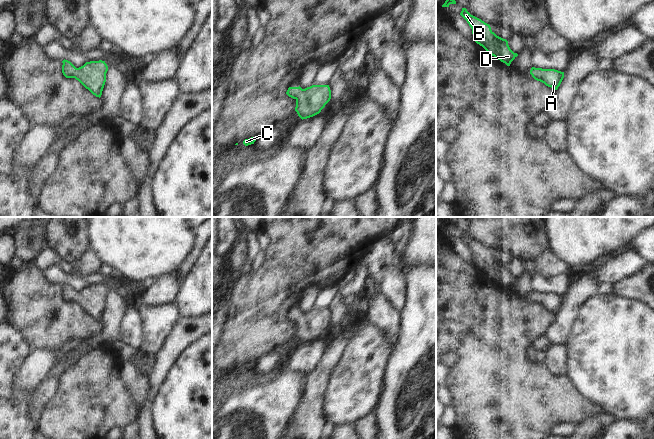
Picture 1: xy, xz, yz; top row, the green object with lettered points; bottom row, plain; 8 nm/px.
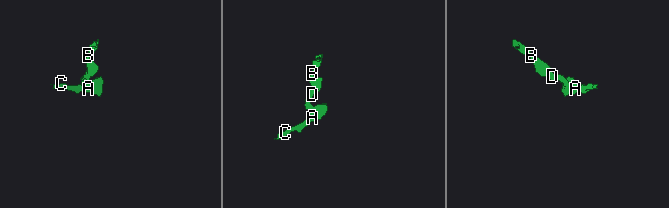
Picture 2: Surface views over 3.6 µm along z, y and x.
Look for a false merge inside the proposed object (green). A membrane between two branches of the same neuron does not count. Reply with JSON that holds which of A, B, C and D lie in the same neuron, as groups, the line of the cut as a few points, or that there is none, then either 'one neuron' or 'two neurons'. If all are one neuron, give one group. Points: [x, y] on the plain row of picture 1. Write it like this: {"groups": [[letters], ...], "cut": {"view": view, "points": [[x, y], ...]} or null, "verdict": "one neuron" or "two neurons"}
{"groups": [["A", "B", "C", "D"]], "cut": null, "verdict": "one neuron"}

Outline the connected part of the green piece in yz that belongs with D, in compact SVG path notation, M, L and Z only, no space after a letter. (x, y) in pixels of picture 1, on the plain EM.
M462 232L460 239L467 245L472 253L473 264L482 270L490 279L510 290L511 286L518 280L514 277L506 263L497 260L489 248L471 239L466 232Z

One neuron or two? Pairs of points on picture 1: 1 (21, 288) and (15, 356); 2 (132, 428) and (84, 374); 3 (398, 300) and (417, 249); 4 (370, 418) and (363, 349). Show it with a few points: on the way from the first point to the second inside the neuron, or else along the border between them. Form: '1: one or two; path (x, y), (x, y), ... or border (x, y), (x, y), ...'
1: two; border (10, 323), (12, 326)
2: two; border (135, 420), (124, 428)
3: two; border (395, 262), (404, 278)
4: two; border (373, 410), (353, 422)

